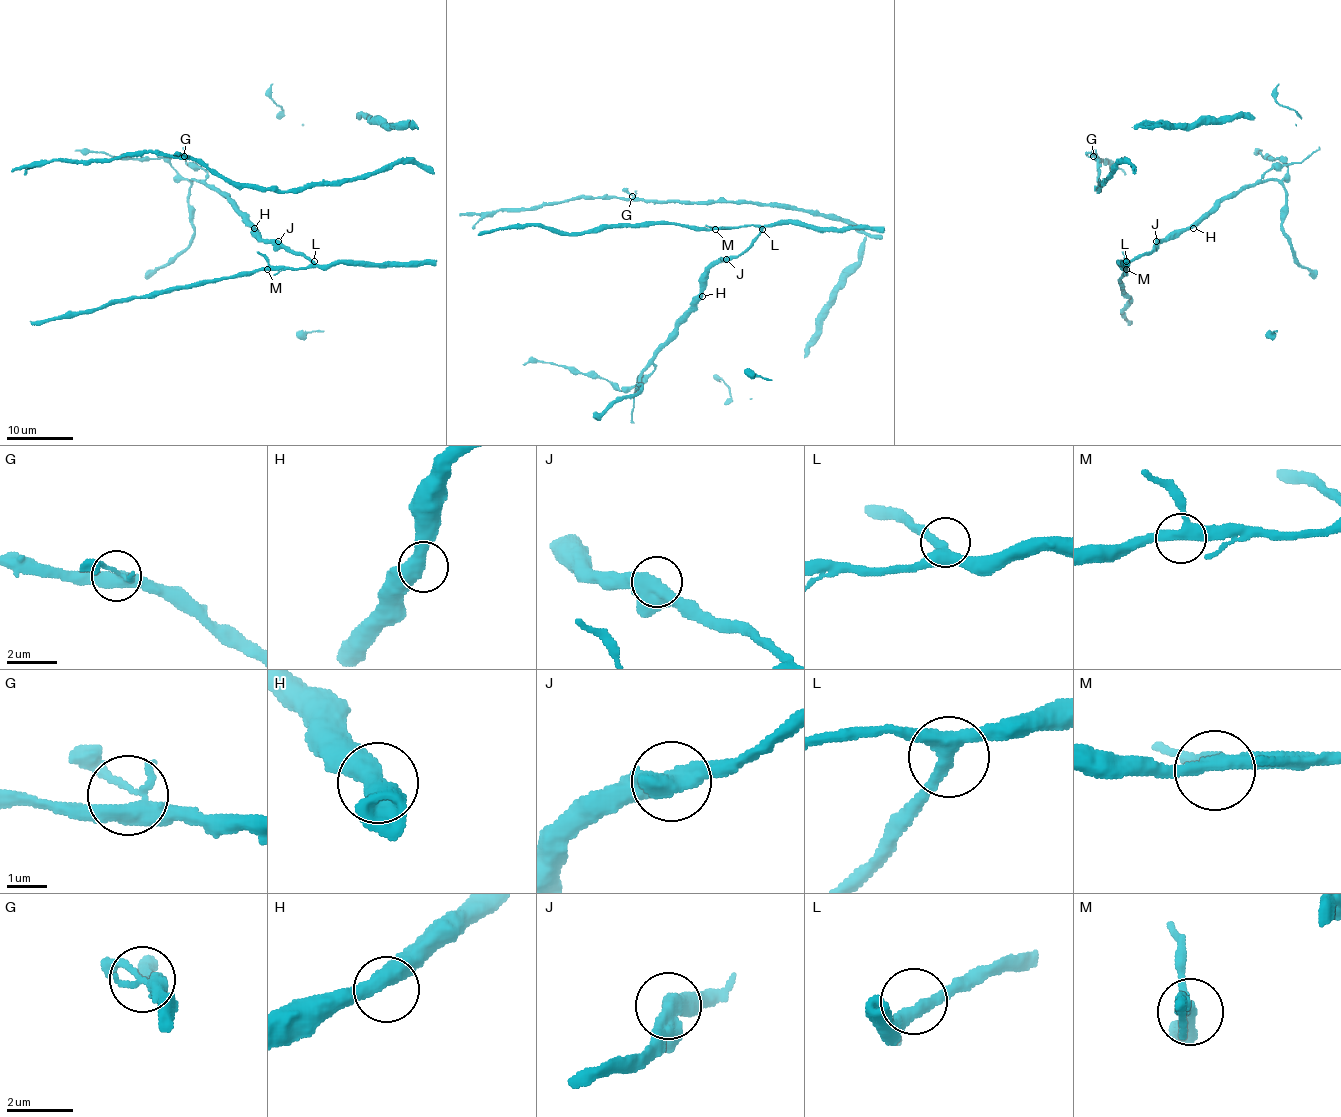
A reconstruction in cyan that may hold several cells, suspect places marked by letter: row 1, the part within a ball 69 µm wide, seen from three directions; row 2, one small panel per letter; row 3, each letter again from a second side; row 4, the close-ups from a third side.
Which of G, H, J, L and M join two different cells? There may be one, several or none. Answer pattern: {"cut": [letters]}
{"cut": []}

